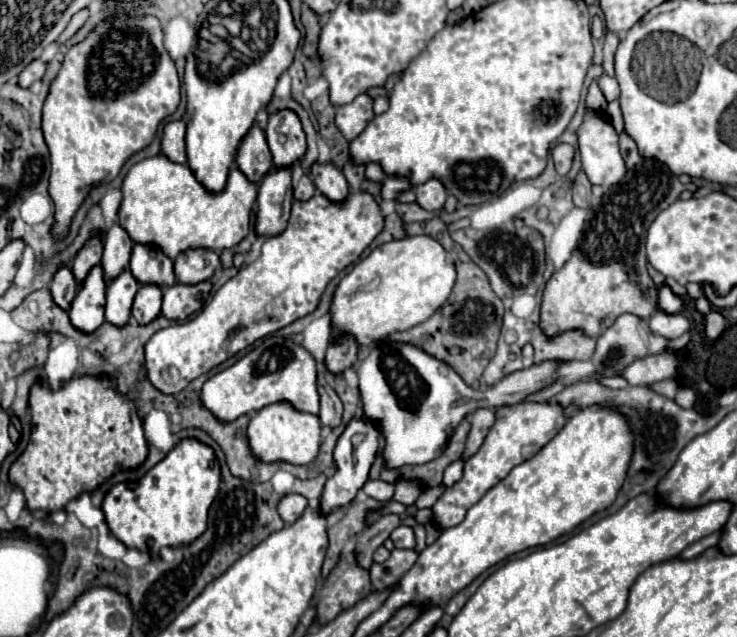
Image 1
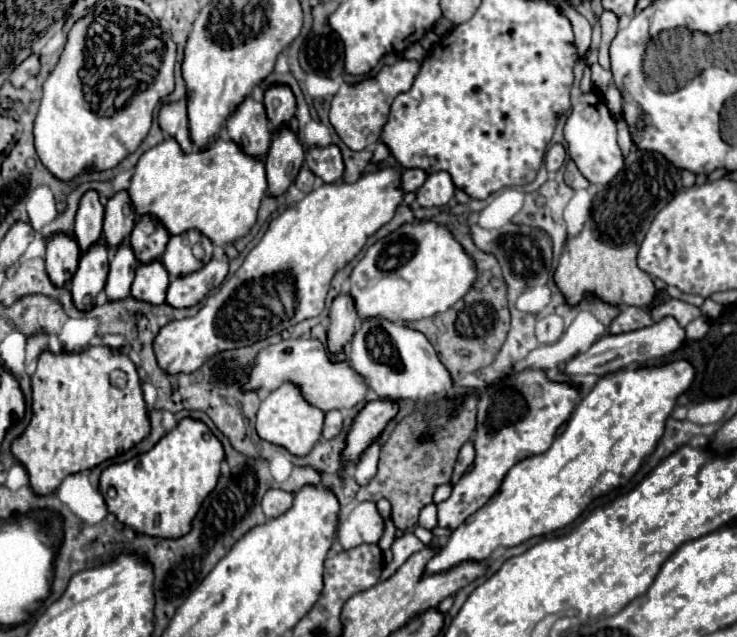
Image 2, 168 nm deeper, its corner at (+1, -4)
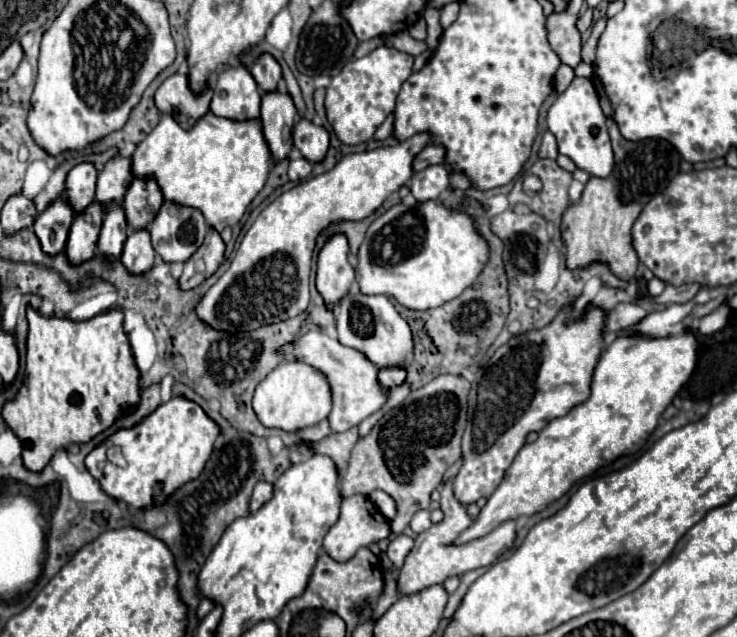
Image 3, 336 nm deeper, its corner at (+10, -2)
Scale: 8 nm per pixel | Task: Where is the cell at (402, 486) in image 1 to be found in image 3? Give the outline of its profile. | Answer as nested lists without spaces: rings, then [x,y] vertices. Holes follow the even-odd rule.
[[[374,490],[372,494],[370,494],[370,500],[378,506],[378,510],[386,516],[386,518],[394,518],[396,516],[396,502],[394,502],[394,498],[390,498],[386,492],[382,492],[382,490]]]

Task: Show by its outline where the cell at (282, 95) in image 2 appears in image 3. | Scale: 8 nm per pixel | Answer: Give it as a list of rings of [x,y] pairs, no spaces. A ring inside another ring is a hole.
[[[260,54],[256,58],[256,62],[254,62],[254,66],[250,68],[250,72],[256,78],[256,82],[258,82],[262,92],[276,90],[278,88],[278,80],[282,78],[280,64],[270,54]]]

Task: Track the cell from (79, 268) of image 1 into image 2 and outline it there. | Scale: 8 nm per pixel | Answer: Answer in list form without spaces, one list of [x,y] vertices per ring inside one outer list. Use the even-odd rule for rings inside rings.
[[[87,192],[81,198],[79,212],[75,218],[75,240],[79,240],[79,250],[81,254],[95,244],[95,240],[101,238],[103,234],[103,206],[99,200],[97,192]]]

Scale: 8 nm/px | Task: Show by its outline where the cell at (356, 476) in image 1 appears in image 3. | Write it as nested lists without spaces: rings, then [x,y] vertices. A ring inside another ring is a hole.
[[[386,366],[386,368],[380,368],[378,378],[380,378],[380,384],[384,388],[392,388],[392,386],[398,386],[398,384],[402,384],[406,380],[406,370],[404,368],[388,368]]]

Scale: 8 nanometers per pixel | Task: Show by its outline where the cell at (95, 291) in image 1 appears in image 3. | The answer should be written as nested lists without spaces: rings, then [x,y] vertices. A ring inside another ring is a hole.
[[[94,200],[90,206],[86,206],[82,212],[74,216],[66,242],[66,254],[72,264],[80,264],[96,254],[102,216],[104,216],[104,206],[98,200]]]

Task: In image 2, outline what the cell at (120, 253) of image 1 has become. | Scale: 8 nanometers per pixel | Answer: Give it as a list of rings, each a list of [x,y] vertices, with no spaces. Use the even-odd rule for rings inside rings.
[[[119,192],[111,196],[105,206],[103,240],[107,240],[109,248],[119,248],[123,240],[129,240],[131,228],[135,228],[135,210],[131,206],[129,194]]]

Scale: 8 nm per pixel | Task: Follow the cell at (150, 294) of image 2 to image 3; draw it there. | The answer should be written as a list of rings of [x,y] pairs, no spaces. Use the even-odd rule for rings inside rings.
[[[146,228],[132,230],[122,248],[122,256],[120,256],[122,264],[132,274],[142,274],[154,266],[154,258],[156,252],[150,244],[150,232]]]

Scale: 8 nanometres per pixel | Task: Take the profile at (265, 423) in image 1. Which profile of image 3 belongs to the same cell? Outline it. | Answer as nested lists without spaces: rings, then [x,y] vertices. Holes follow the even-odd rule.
[[[284,360],[258,384],[252,406],[264,426],[298,432],[306,426],[314,426],[320,420],[328,418],[332,410],[330,382],[326,374],[314,370],[314,366],[310,364],[298,360]]]

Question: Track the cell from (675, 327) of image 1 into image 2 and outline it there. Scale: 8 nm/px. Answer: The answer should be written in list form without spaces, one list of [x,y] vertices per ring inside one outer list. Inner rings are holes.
[[[671,298],[671,300],[655,306],[651,310],[651,316],[653,316],[653,320],[663,320],[663,316],[675,316],[675,320],[679,320],[679,324],[683,324],[683,328],[685,328],[691,320],[695,320],[701,314],[699,314],[697,306],[691,306],[687,302]]]

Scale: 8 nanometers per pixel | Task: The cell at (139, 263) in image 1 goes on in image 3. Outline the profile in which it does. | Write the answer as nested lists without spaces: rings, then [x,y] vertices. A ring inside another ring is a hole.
[[[134,178],[124,196],[124,210],[130,228],[146,228],[162,206],[162,190],[154,178]]]

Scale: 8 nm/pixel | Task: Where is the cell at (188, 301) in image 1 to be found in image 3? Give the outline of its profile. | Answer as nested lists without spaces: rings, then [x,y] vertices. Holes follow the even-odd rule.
[[[210,228],[204,244],[184,264],[184,272],[180,276],[180,288],[182,290],[196,288],[198,284],[202,284],[208,276],[216,272],[222,260],[224,260],[224,242],[220,234],[214,228]]]

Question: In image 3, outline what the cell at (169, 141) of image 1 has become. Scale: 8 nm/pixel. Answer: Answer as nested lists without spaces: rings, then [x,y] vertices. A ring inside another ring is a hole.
[[[186,74],[168,76],[156,90],[156,106],[162,114],[172,114],[182,128],[190,128],[198,118],[210,110],[212,86],[208,84],[200,94],[194,94]]]

